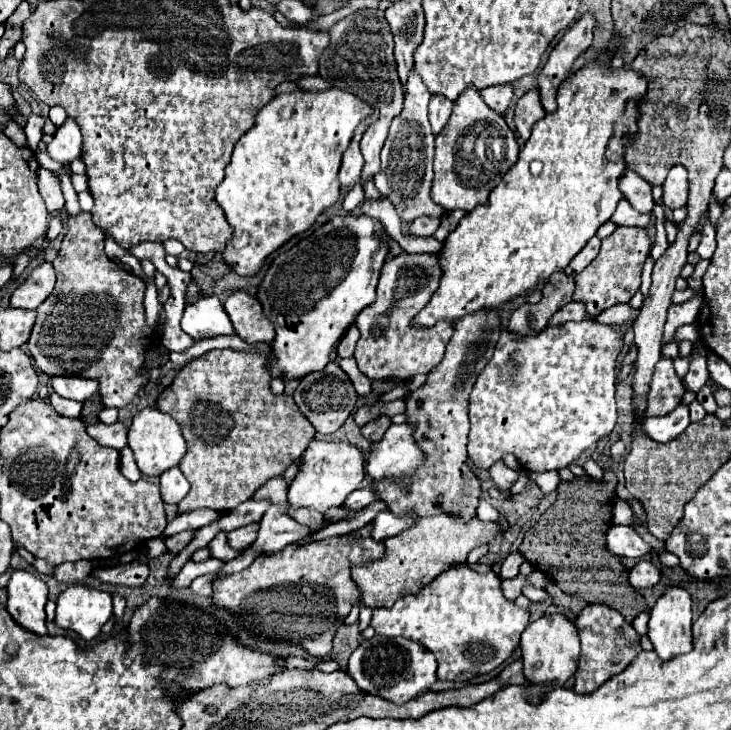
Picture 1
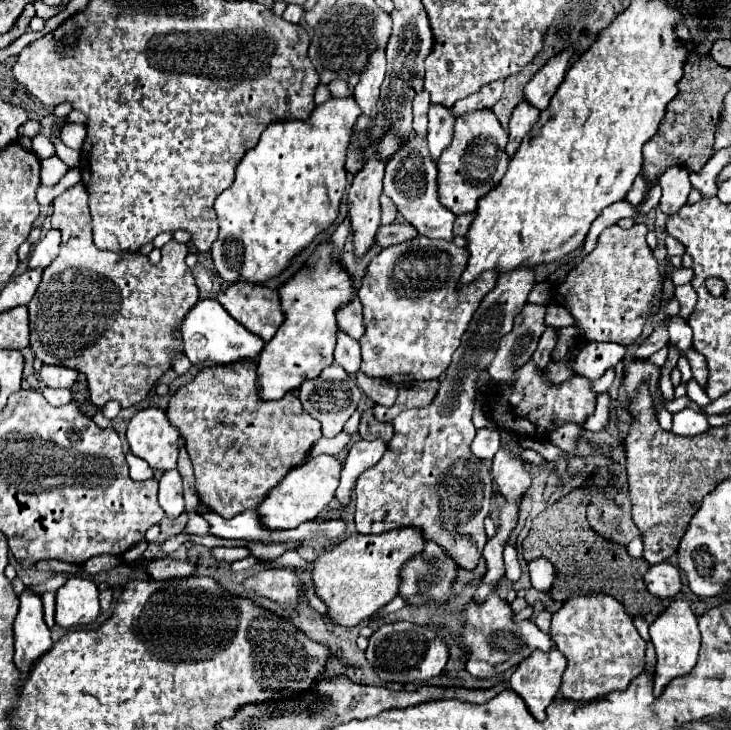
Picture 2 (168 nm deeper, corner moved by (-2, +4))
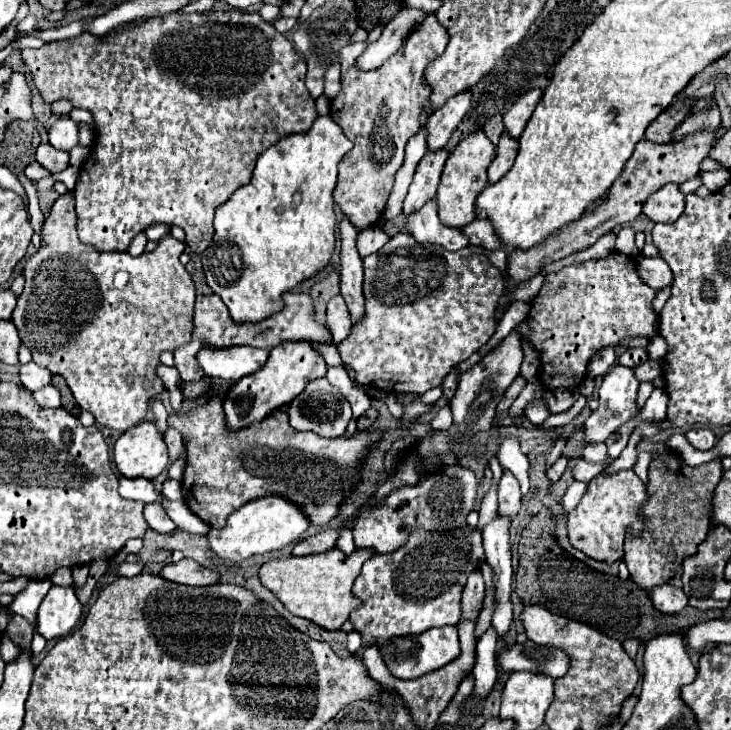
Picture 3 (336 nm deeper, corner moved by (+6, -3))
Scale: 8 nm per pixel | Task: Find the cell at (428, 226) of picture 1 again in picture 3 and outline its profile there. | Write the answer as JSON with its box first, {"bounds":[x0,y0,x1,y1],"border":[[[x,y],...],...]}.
{"bounds":[358,227,390,257],"border":[[[380,227],[364,229],[364,233],[360,233],[360,237],[358,237],[358,253],[360,253],[360,257],[368,257],[368,255],[380,251],[388,241],[390,241],[390,235],[386,235]]]}

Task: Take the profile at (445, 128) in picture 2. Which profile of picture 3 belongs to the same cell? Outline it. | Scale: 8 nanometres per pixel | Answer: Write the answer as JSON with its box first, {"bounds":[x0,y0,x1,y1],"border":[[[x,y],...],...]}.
{"bounds":[402,149,448,213],"border":[[[446,149],[438,151],[426,151],[424,157],[418,163],[418,169],[414,173],[414,181],[410,185],[410,191],[404,199],[404,209],[402,213],[412,213],[414,209],[420,209],[426,201],[436,197],[436,187],[440,183],[442,167],[448,157]]]}

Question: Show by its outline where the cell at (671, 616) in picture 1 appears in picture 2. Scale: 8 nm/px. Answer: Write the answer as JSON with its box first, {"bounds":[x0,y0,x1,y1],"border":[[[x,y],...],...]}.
{"bounds":[650,600,700,696],"border":[[[672,600],[672,606],[656,618],[654,624],[650,624],[650,638],[656,648],[656,676],[654,676],[654,696],[660,696],[660,692],[670,684],[670,680],[688,674],[698,660],[700,650],[700,630],[698,620],[694,612],[690,610],[688,602],[684,600]]]}

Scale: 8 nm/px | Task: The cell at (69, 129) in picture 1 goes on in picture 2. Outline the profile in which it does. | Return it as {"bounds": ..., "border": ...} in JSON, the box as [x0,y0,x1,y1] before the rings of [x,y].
{"bounds":[60,124,86,150],"border":[[[64,124],[62,130],[60,130],[60,138],[62,142],[72,148],[72,150],[80,150],[82,144],[84,144],[84,138],[86,138],[86,126],[84,124]]]}

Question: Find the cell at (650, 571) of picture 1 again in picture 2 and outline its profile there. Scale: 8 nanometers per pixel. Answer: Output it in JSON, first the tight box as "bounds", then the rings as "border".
{"bounds":[644,562,682,598],"border":[[[668,562],[650,566],[648,574],[644,576],[644,582],[648,586],[648,592],[652,592],[656,598],[674,598],[682,590],[682,578],[680,570]]]}

